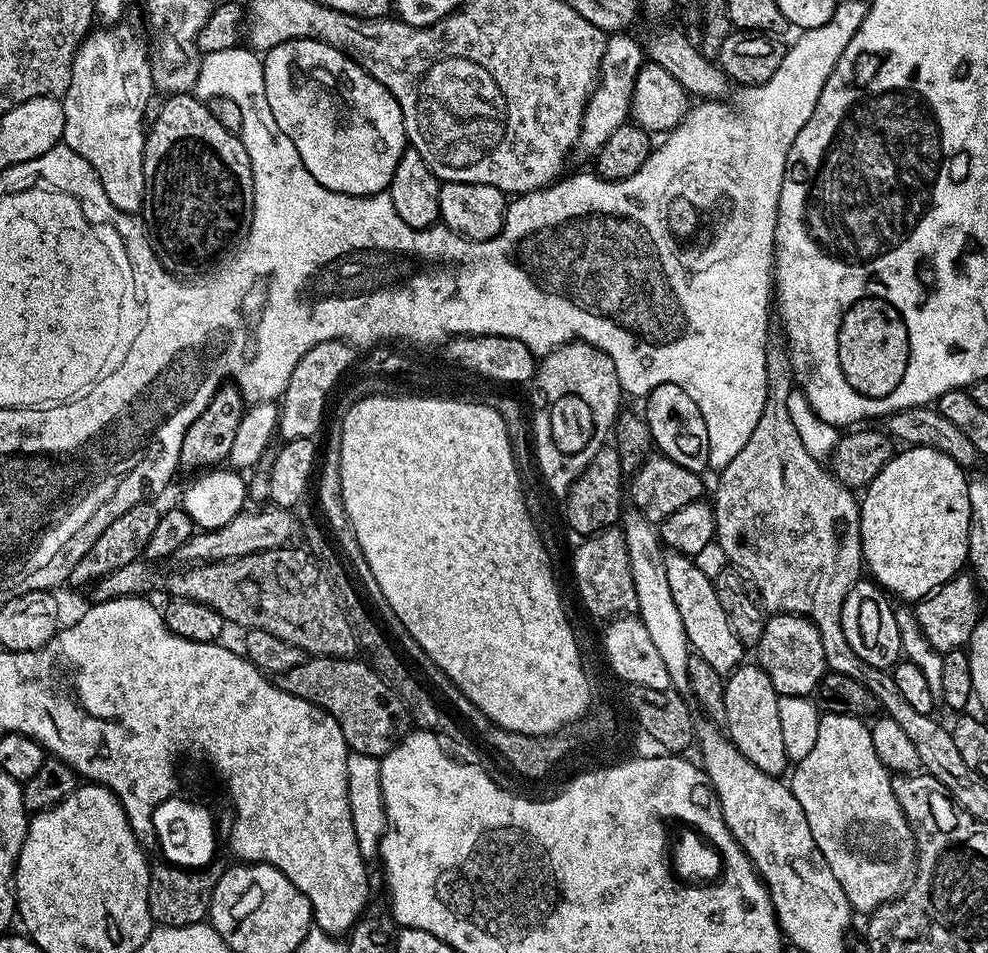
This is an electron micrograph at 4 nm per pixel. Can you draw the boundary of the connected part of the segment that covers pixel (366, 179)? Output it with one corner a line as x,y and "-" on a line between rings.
284,39
278,46
265,51
262,59
264,61
264,81
266,82
266,102
270,102
270,114
274,114
274,122
278,122
278,130
282,130
282,134
286,134
286,138
290,138
290,142
294,142
294,150
298,150
306,170
310,170
312,177
322,186
326,186
326,190
347,196
378,196
387,193
394,178
394,170
408,144
408,135
404,129
404,115
394,94
390,94
390,90
386,90
386,86
382,86
382,82
378,82
347,54
339,52
337,48
321,40

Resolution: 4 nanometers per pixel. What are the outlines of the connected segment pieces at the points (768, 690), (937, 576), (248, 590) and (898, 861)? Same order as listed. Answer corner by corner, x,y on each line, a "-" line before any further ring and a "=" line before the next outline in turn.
745,662
734,669
732,675
725,679
724,697
726,718
723,723
732,745
767,776
783,777
789,771
790,761
786,754
786,745
782,742
782,726
778,719
778,702
781,696
774,690
774,685
761,670
759,663
=
905,447
882,466
879,474
863,489
860,505
860,550
871,579
897,601
919,602
948,580
961,575
968,562
970,534
969,477
959,463
936,449
=
292,546
272,547
236,559
177,568
165,576
164,582
158,578
156,568
153,561
142,558
118,567
92,582
92,598
99,602
119,596
147,597
164,584
173,599
210,606
227,623
234,623
245,631
269,631
282,641
298,646
307,655
348,658
355,653
357,635
350,629
332,588
326,584
321,566
307,551
298,552
=
825,711
818,722
814,747
806,758
795,761
791,776
792,793
798,798
798,806
802,806
802,814
806,814
814,842
818,850
822,850
822,858
830,862
834,878
842,882
853,909
857,913
870,914
897,896
903,896
914,875
916,839
906,822
906,814
902,814
902,806
898,806
898,798
894,798
892,776
874,750
871,727
861,717

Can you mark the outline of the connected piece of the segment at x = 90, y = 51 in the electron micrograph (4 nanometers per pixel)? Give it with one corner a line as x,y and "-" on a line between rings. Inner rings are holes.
120,26
109,27
109,32
89,31
76,49
76,57
72,63
70,86
65,90
62,103
64,105
64,134
62,143
70,150
77,152
92,168
93,173
104,187
104,195
118,210
129,214
139,213
141,204
145,203
144,190
144,138
146,125
143,112
147,108
147,99
154,93
153,61
148,61
150,52
140,48
136,40
124,40
128,32

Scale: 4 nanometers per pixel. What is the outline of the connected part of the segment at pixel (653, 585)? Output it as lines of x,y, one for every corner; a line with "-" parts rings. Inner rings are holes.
628,510
622,516
622,531
630,558
630,570
634,574
638,618
646,626
662,662
666,662
672,688
681,694
687,693
690,645
686,638
686,626
682,626
682,617
678,614
678,606
674,606
674,594
670,594
670,582
666,582
664,552
657,525
646,519
640,511

